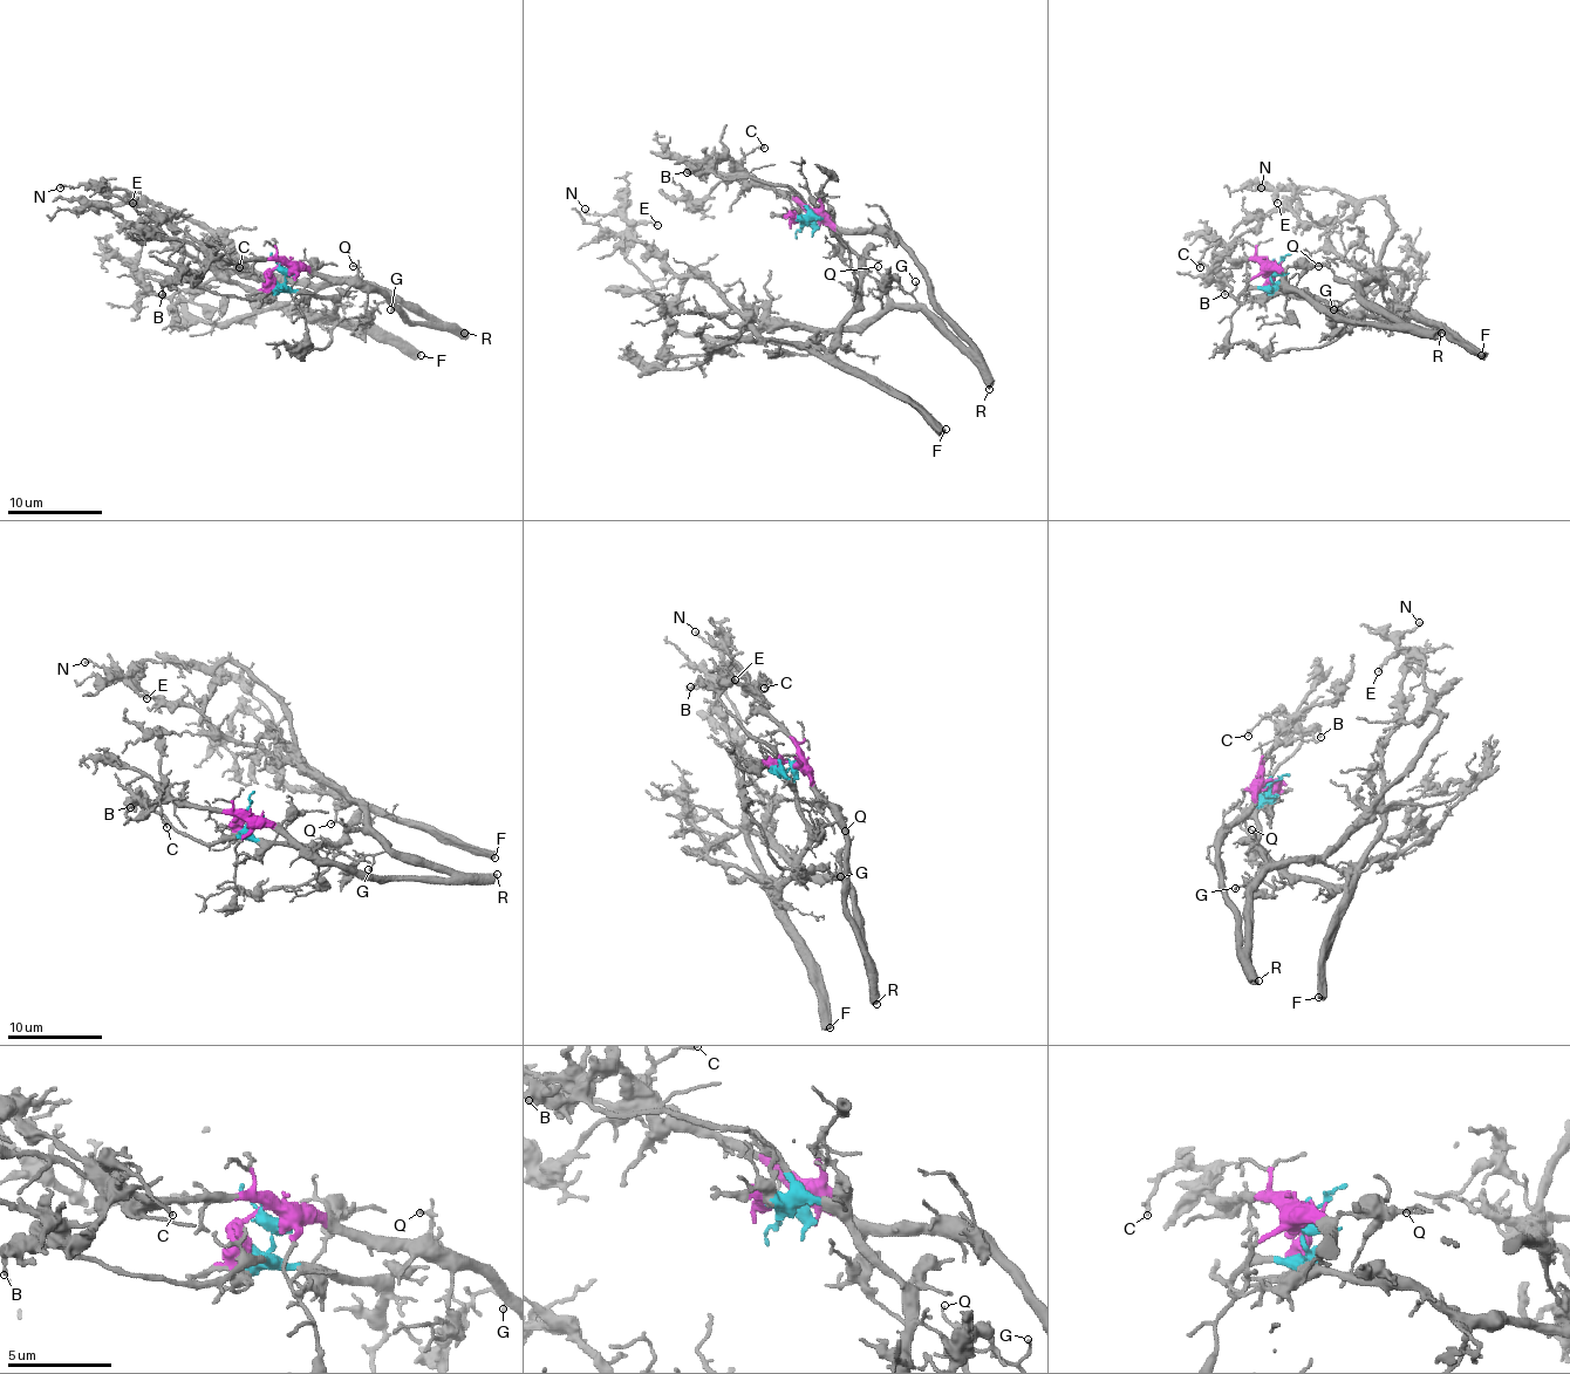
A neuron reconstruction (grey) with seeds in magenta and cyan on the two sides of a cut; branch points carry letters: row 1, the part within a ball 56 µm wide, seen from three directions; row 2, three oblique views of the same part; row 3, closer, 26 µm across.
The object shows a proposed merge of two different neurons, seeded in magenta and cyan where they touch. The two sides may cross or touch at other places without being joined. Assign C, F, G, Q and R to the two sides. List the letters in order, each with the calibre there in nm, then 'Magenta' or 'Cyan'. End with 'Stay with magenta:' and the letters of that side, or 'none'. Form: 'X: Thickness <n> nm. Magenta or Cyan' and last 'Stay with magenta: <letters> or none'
C: Thickness 190 nm. Magenta
F: Thickness 550 nm. Cyan
G: Thickness 110 nm. Magenta
Q: Thickness 120 nm. Magenta
R: Thickness 480 nm. Magenta
Stay with magenta: C, G, Q, R

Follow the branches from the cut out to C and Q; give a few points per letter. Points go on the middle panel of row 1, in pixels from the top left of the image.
C: (805, 223), (810, 213), (800, 204), (738, 178), (736, 170), (743, 158), (765, 147)
Q: (805, 223), (884, 230), (913, 259), (934, 308), (957, 335), (946, 335), (920, 310), (898, 306), (876, 266)

